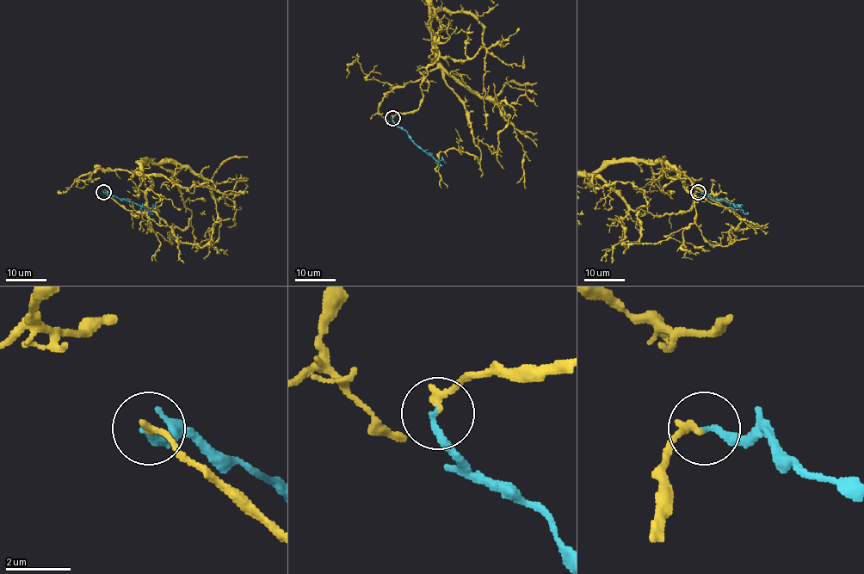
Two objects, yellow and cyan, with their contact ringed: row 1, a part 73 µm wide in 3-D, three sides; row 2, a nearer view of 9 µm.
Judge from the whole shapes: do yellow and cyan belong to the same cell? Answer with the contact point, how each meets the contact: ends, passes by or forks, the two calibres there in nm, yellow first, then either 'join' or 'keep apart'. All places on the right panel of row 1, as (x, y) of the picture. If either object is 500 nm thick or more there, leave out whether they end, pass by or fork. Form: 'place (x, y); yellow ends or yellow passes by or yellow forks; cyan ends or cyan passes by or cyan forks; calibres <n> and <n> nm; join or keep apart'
place (698, 192); yellow ends; cyan ends; calibres 240 and 190 nm; join

